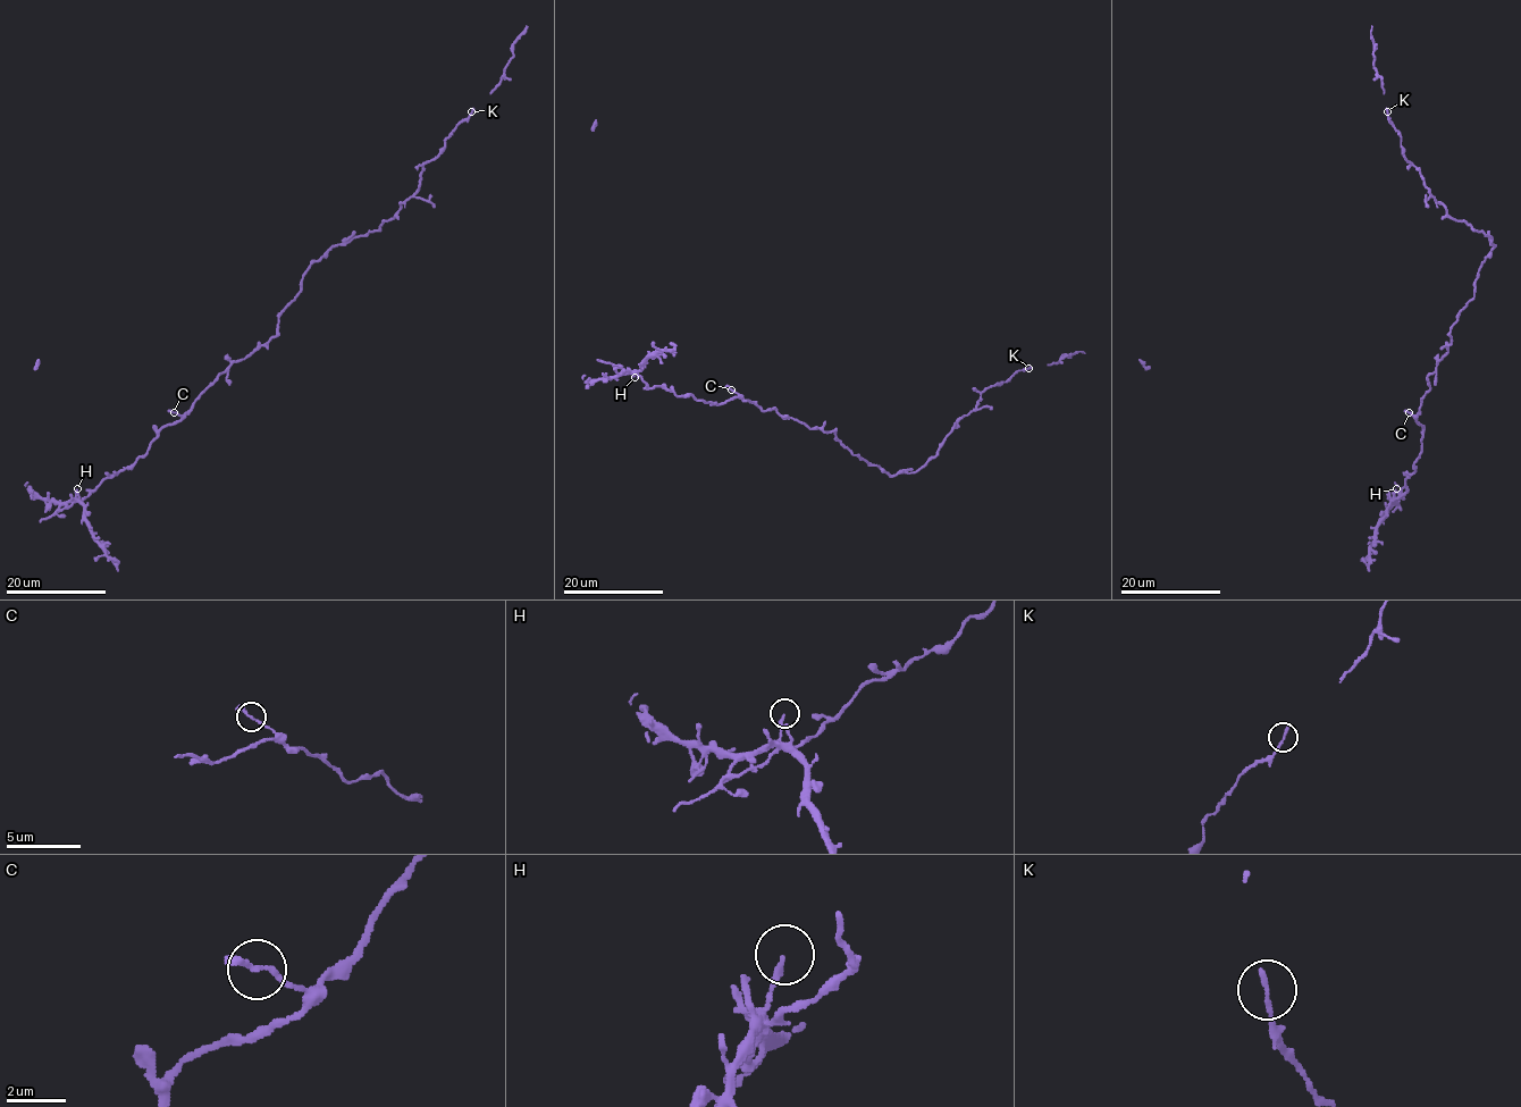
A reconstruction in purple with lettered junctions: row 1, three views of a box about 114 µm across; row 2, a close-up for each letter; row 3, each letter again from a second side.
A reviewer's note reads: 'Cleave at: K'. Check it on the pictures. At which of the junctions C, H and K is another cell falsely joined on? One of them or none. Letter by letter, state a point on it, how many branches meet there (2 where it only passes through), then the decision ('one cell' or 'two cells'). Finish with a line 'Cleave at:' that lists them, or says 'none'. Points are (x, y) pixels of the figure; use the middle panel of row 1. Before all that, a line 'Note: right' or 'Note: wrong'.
Note: right
C: (731, 390) | 1 | one cell
H: (635, 377) | 1 | one cell
K: (1028, 368) | 1 | two cells
Cleave at: K

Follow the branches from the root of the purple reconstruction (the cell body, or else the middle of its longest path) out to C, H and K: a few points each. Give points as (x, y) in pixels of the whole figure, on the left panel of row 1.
C: (221, 372), (184, 414), (174, 412)
H: (221, 372), (179, 420), (161, 428), (149, 450), (132, 464), (106, 477), (81, 500), (76, 497), (77, 488)
K: (221, 372), (276, 335), (278, 315), (296, 296), (313, 261), (396, 215), (417, 191), (422, 165), (472, 111)

